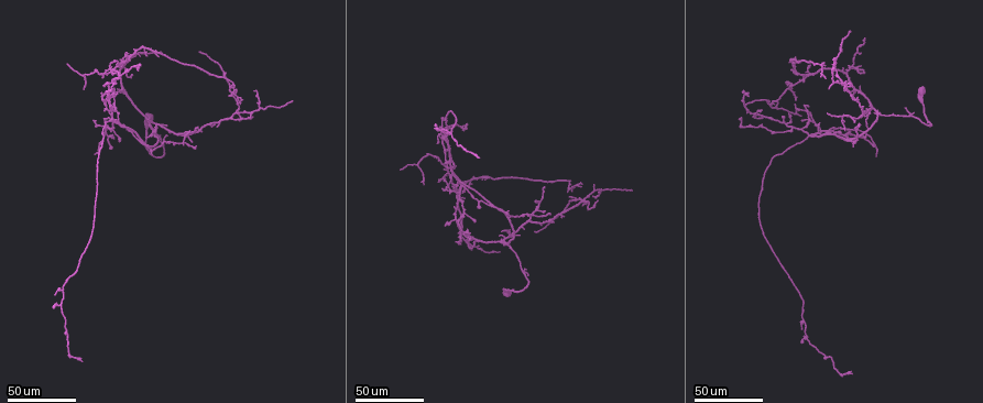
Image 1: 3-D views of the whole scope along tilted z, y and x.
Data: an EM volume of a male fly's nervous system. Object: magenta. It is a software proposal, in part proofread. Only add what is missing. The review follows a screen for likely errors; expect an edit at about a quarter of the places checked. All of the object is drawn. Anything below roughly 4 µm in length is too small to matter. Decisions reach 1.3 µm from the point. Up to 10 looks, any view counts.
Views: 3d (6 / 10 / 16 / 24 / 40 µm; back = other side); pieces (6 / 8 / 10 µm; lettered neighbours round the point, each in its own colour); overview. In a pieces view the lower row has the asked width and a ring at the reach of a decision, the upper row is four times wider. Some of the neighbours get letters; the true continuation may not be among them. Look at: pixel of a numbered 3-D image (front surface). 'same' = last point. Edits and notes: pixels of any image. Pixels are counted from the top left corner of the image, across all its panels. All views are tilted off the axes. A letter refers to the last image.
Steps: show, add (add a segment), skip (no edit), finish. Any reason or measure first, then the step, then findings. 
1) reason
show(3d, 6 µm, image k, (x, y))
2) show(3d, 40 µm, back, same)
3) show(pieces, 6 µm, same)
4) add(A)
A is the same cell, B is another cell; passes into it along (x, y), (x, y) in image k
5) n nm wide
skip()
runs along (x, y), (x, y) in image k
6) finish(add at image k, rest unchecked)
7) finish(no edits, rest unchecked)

free end
show(3d, 24 µm, image 1, (540, 225))

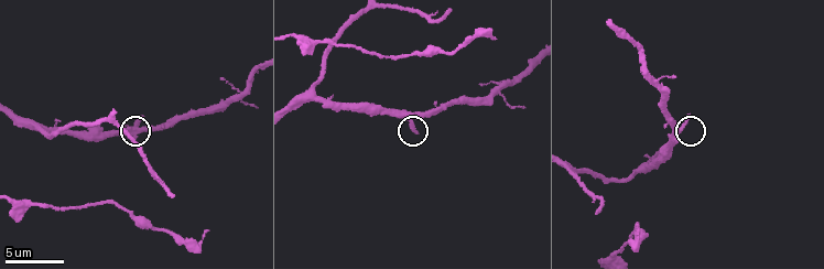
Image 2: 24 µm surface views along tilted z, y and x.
see the neighbours
show(pieces, 10 µm, image 2, (415, 133))

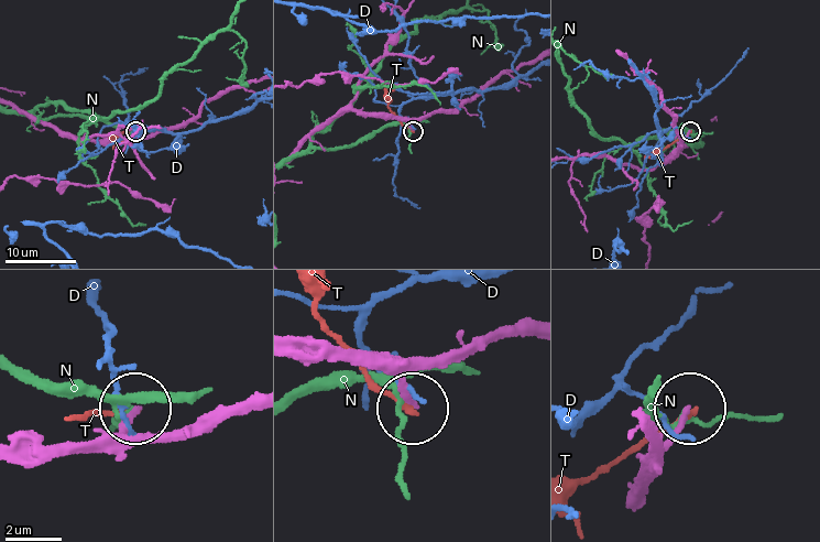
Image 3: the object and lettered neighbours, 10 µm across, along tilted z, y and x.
skip()
D, N and T are other cells; runs along (630, 490), (671, 437), (684, 408) in image 3; no lettered segment goes on from it

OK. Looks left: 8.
an open end
show(pieces, 10 µm, image 2, (171, 196))

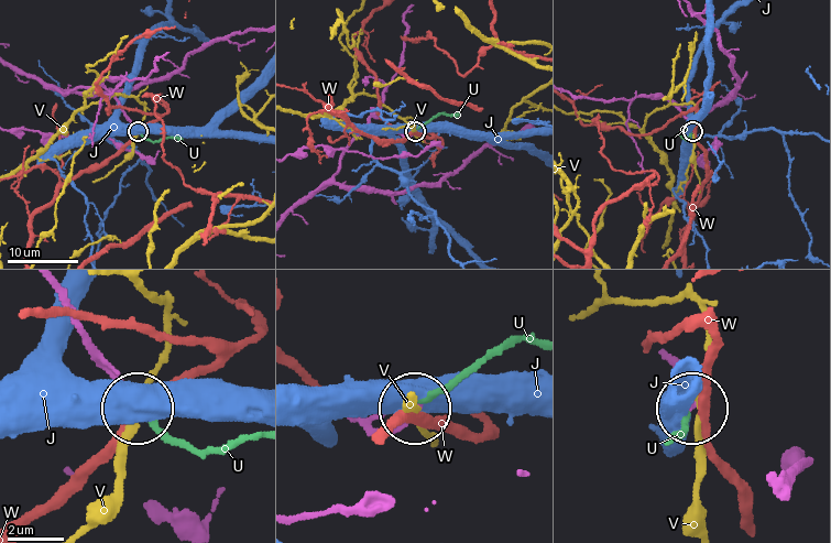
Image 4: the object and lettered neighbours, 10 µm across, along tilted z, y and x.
220 nm wide
add(U)
U is the same cell, J, V and W are other cells; passes into it along (122, 110), (150, 140), (183, 139) in image 4; the neuron continues

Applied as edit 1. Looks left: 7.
show(overview)

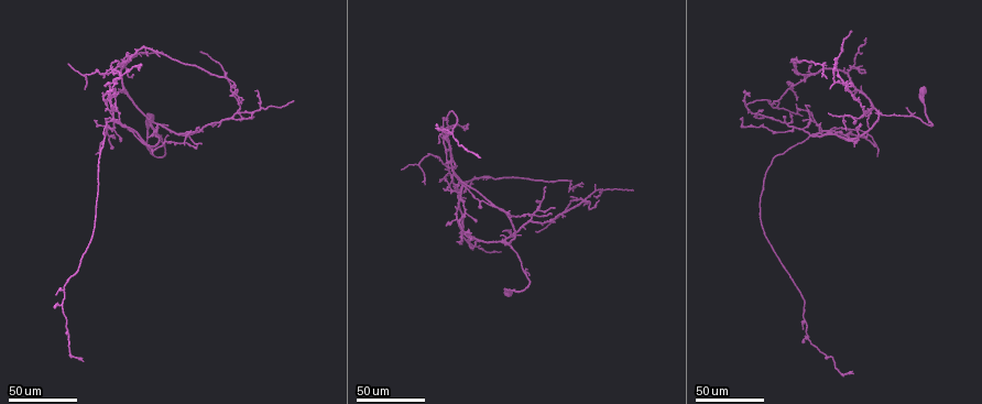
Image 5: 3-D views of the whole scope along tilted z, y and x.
tapers out
show(3d, 40 µm, image 5, (202, 51))

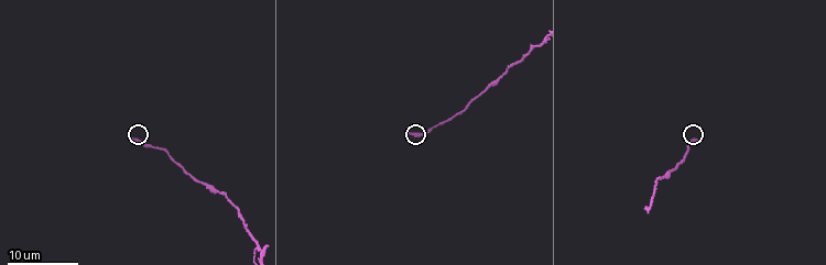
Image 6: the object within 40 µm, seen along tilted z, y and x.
show(pieces, 6 µm, image 6, (410, 134))

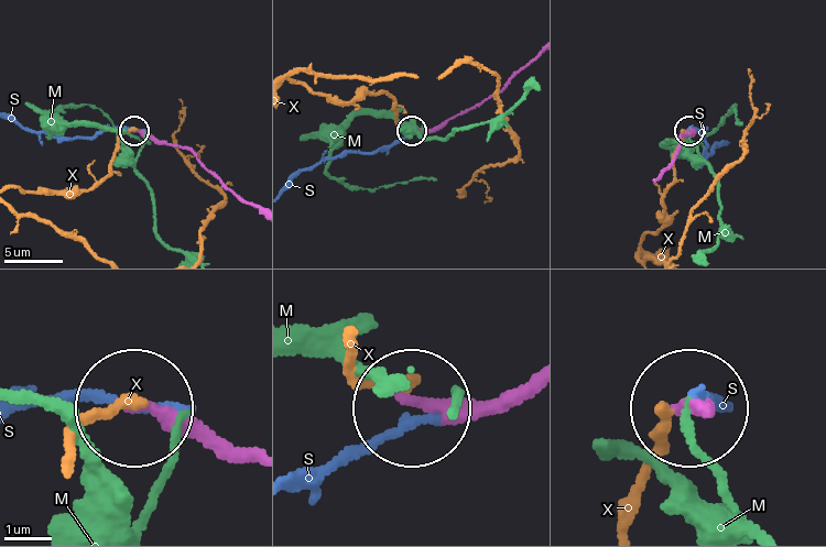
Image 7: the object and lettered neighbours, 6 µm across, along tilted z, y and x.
200 nm wide
skip()
M, S and X are other cells; runs along (529, 378), (478, 405), (420, 407) in image 7; no lettered segment goes on from it

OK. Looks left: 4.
tapers out
show(3d, 40 µm, image 5, (454, 188))

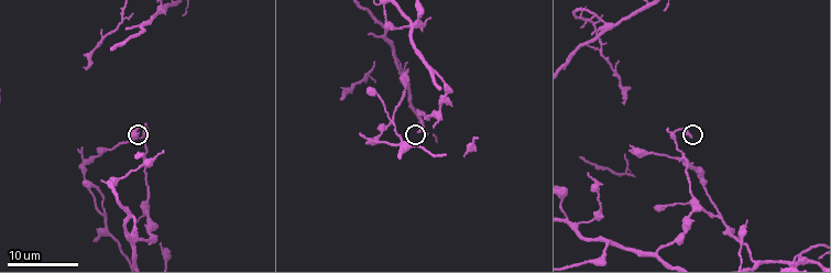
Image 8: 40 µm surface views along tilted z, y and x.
show(pieces, 8 µm, image 8, (141, 137))

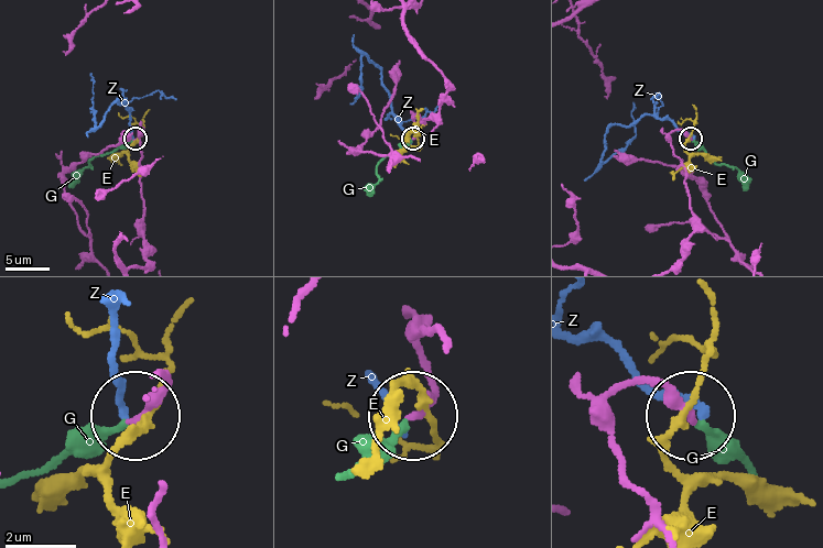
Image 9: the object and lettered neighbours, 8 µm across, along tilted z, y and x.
add(G)
G is the same cell, E and Z are other cells; passes into it along (158, 381), (162, 387), (133, 414), (21, 474) in image 9; the neuron continues

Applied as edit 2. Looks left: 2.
branch stops here
show(3d, 24 µm, image 5, (852, 123))

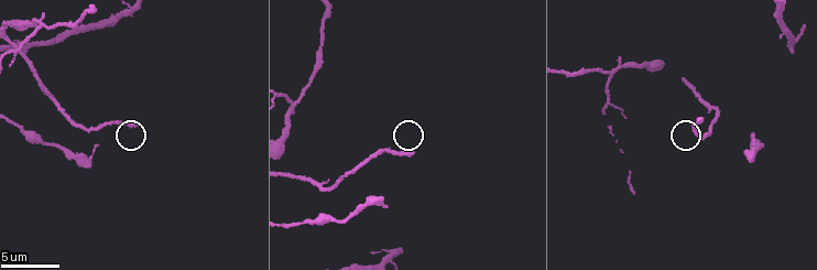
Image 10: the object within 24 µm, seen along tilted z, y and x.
show(pieces, 6 µm, image 10, (135, 124))

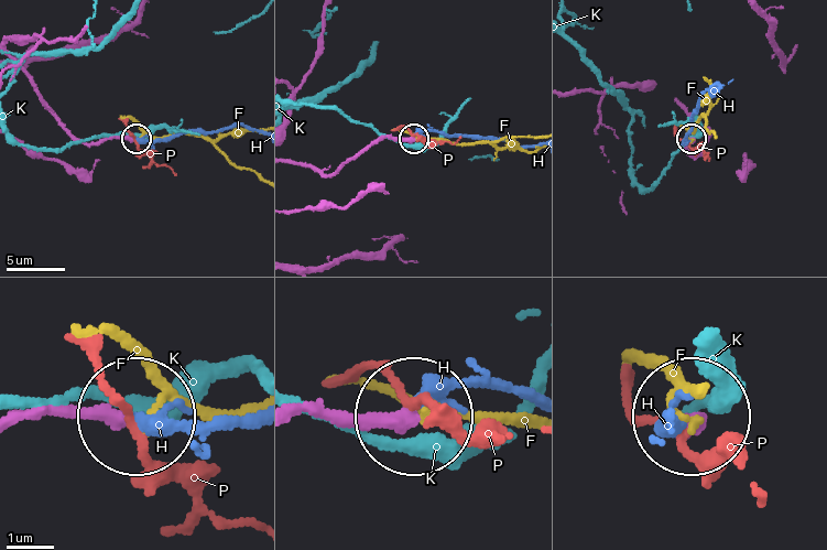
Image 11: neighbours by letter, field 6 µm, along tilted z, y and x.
add(H)
H is the same cell, F, K and P are other cells; passes into it along (382, 138), (441, 130), (533, 147) in image 11; the neuron continues

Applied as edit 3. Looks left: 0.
finish(add at image 4, add at image 9, add at image 11, rest unchecked)

